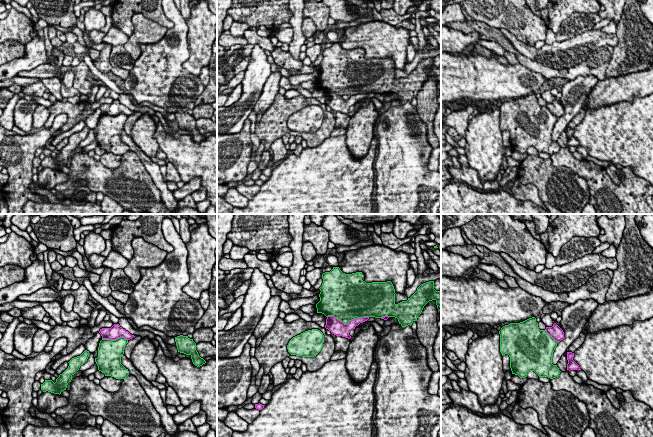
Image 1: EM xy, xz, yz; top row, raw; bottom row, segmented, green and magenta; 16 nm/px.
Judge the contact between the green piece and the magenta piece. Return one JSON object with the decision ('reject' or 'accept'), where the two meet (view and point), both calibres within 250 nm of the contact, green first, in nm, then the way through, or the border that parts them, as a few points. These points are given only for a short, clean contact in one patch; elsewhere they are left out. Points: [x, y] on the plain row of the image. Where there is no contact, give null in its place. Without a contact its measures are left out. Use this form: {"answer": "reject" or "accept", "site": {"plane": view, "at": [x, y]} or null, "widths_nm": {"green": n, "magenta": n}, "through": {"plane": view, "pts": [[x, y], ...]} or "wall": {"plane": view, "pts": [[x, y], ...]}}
{"answer": "reject", "site": {"plane": "xz", "at": [348, 98]}, "widths_nm": {"green": 440, "magenta": 240}}

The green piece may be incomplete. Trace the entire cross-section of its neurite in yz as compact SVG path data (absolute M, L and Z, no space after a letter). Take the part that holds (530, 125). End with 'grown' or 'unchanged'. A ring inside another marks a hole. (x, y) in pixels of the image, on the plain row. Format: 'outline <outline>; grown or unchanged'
outline M535 93L505 101L499 110L500 128L502 132L509 131L512 150L525 154L529 147L534 147L539 153L559 152L561 147L552 140L558 118L546 106L539 105Z; unchanged

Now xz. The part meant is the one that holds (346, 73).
outline M339 43L322 50L320 77L317 89L334 92L344 100L363 93L395 93L402 103L417 97L424 82L432 76L441 83L441 67L434 65L434 57L421 60L407 77L395 79L395 65L391 57L366 59L362 48L343 49Z; unchanged

